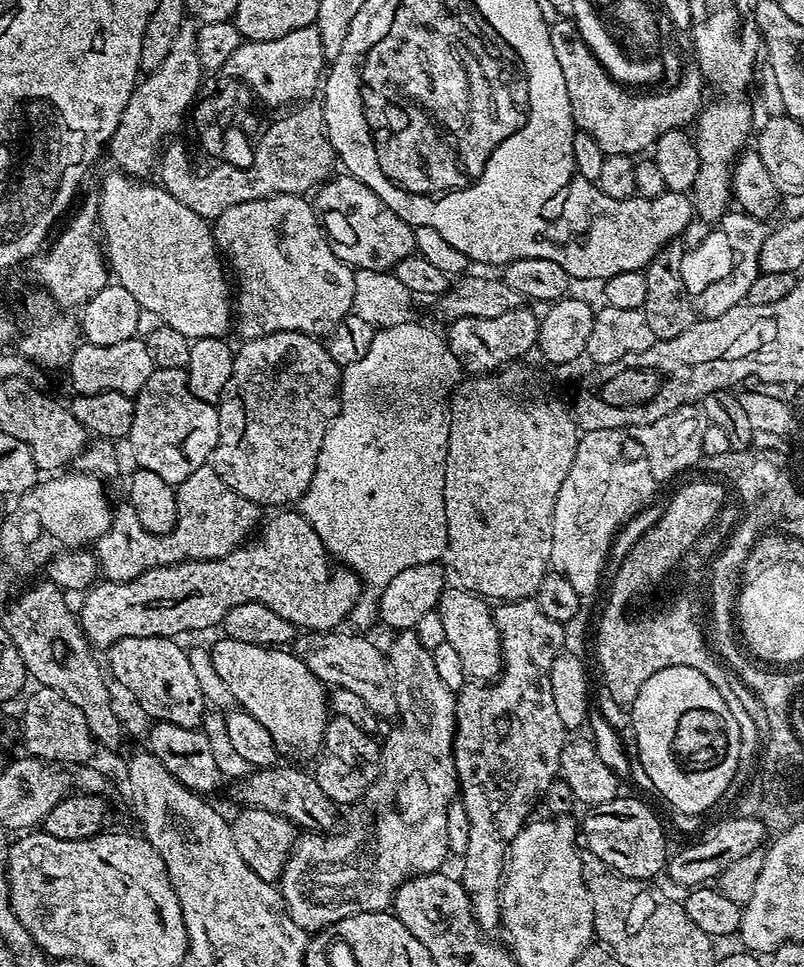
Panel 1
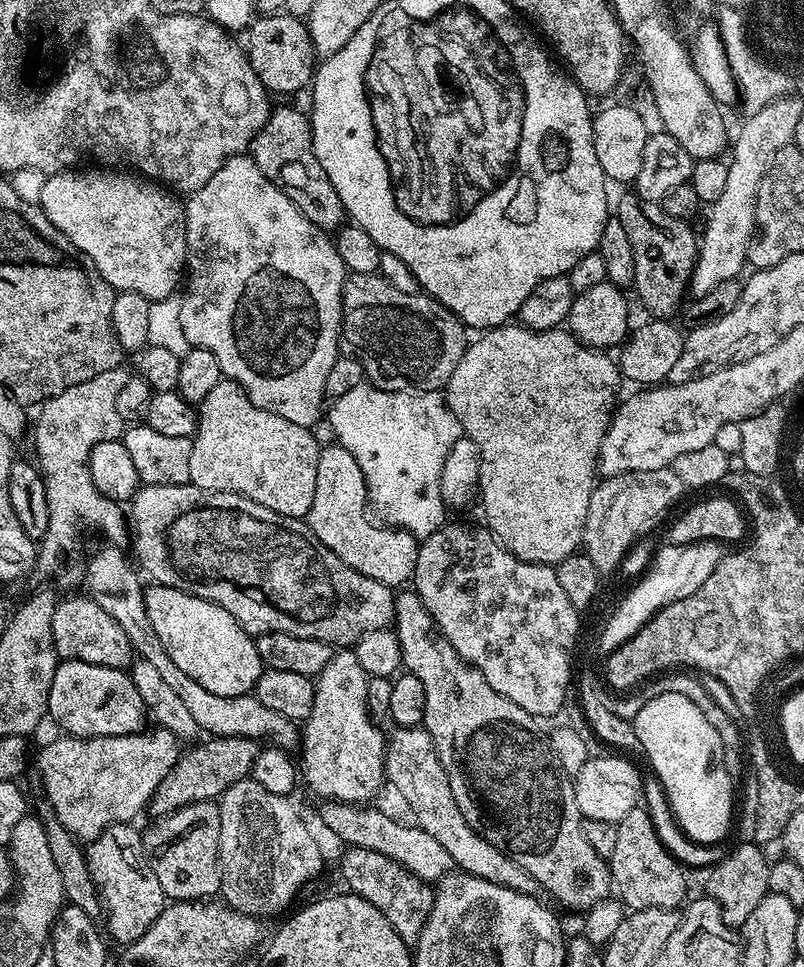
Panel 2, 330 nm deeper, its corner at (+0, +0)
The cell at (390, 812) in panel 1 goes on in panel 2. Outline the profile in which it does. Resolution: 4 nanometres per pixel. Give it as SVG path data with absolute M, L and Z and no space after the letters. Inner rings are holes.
M250 778L234 782L218 798L222 818L219 895L228 907L257 918L287 913L297 903L296 895L323 870L320 844L292 802L289 797L270 794Z

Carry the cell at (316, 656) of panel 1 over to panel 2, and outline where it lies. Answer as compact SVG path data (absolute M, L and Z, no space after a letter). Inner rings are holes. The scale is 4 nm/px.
M421 726L396 728L393 733L386 740L386 780L389 785L396 787L397 794L412 807L412 812L416 815L414 820L419 828L446 849L453 865L461 873L486 878L486 882L518 890L522 894L537 895L541 891L539 882L525 868L518 866L518 862L514 862L503 847L493 844L489 837L471 828L466 818L462 818L462 810L458 810L458 802L454 802L448 775L434 750L434 742L428 731Z

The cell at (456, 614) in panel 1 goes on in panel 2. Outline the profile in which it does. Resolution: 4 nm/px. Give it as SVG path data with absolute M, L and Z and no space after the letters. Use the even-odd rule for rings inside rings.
M190 483L143 485L140 491L132 497L130 507L132 507L132 512L130 508L130 545L132 544L133 550L136 551L134 560L142 569L143 575L147 579L149 576L149 581L165 584L174 590L182 590L186 594L197 596L206 602L214 602L214 606L222 606L222 610L226 610L226 614L234 617L242 626L242 630L246 630L253 638L267 632L285 632L294 634L298 638L314 638L323 644L352 646L355 645L358 638L362 638L362 634L370 634L370 630L387 628L396 619L396 599L393 589L387 588L386 585L374 578L366 578L366 574L358 574L358 570L346 566L346 562L342 562L342 558L338 558L338 554L330 551L312 533L310 526L303 519L295 516L283 516L274 510L266 510L266 506L233 492L211 492L195 488Z

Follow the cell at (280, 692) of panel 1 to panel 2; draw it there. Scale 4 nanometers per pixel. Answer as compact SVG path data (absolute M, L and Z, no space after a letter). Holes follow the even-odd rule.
M157 583L145 587L144 602L146 618L150 618L150 626L154 628L154 634L158 634L160 645L164 647L166 654L170 654L170 658L174 658L178 670L182 670L186 678L194 678L194 682L198 682L198 686L203 686L205 690L210 690L210 694L247 696L255 689L258 678L265 669L264 663L260 661L255 639L246 630L242 630L239 622L226 614L222 606L214 606L214 602L206 602L182 590Z

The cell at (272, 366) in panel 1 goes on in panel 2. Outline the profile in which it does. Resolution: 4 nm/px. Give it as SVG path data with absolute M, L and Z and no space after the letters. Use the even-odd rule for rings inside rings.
M222 378L210 394L198 405L196 435L192 437L190 450L190 478L188 483L211 492L233 492L250 498L266 510L274 510L283 516L307 517L314 502L314 482L318 482L318 458L321 441L316 441L317 433L311 428L294 426L262 406L254 406L250 398L233 380Z

